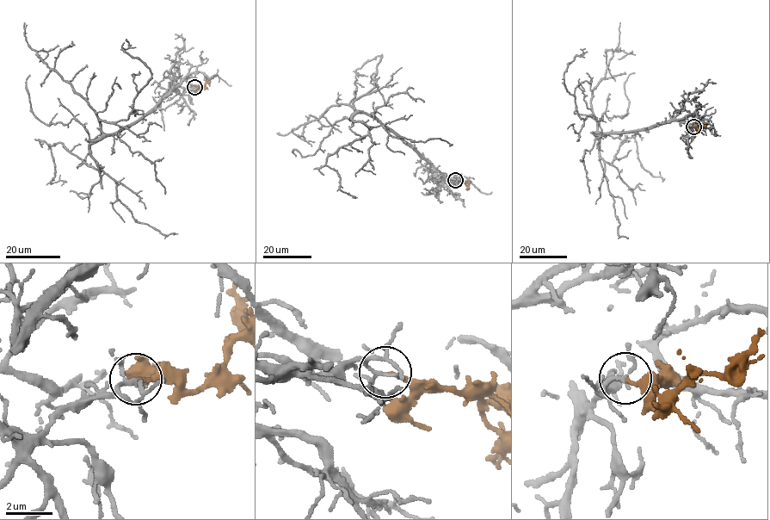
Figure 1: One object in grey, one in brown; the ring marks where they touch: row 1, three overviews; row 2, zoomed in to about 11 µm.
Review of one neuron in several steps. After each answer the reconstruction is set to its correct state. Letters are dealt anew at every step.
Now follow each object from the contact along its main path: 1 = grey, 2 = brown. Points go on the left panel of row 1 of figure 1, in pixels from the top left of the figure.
1: (194, 87), (170, 90), (99, 138), (89, 155), (101, 168), (48, 145), (51, 182), (61, 185)
2: (194, 87), (203, 88), (206, 81), (206, 76)

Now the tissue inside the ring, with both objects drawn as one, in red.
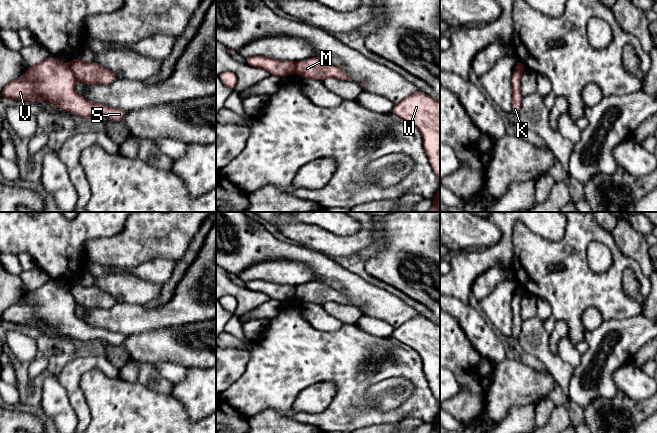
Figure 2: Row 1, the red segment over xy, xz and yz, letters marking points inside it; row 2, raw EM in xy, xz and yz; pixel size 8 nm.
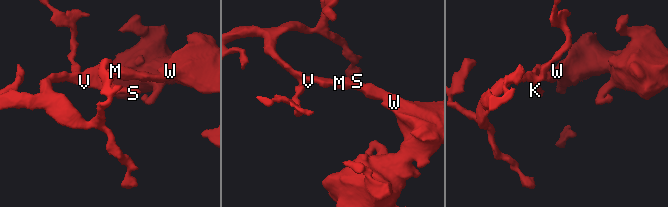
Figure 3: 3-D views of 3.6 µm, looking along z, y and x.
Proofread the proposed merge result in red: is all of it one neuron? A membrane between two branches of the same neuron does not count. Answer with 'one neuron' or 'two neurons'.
two neurons

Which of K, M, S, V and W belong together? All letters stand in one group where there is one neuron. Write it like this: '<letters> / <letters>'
K S V / M W

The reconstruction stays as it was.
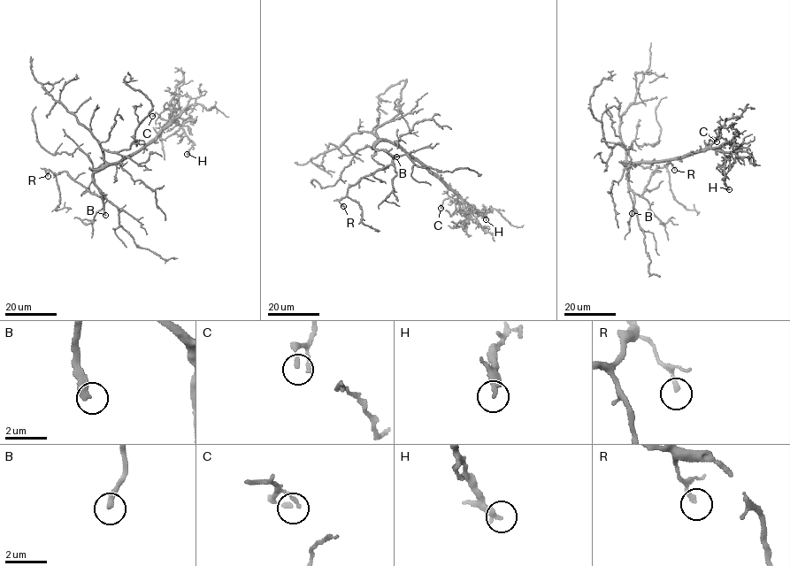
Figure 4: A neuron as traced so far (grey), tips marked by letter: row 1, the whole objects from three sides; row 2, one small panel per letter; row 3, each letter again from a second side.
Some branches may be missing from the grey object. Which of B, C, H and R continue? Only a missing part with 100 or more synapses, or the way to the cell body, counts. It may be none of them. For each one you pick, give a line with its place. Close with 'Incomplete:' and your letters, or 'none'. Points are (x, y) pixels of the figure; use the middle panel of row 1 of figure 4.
B: place (396, 156)
Incomplete: B

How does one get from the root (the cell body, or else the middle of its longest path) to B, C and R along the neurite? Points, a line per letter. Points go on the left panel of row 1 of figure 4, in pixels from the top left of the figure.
B: (111, 164), (94, 174), (94, 183), (101, 195), (105, 215)
C: (111, 164), (123, 161), (142, 149), (156, 139), (170, 121), (156, 113), (152, 116)
R: (111, 164), (94, 174), (94, 183), (102, 196), (93, 195), (65, 172), (57, 174), (46, 170), (48, 176)

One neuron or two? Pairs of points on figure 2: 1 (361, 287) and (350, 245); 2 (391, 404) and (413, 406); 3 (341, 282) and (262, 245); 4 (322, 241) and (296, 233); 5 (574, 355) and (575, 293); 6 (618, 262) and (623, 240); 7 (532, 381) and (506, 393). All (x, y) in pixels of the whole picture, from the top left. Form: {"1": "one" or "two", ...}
{"1": "two", "2": "two", "3": "one", "4": "one", "5": "two", "6": "two", "7": "one"}

